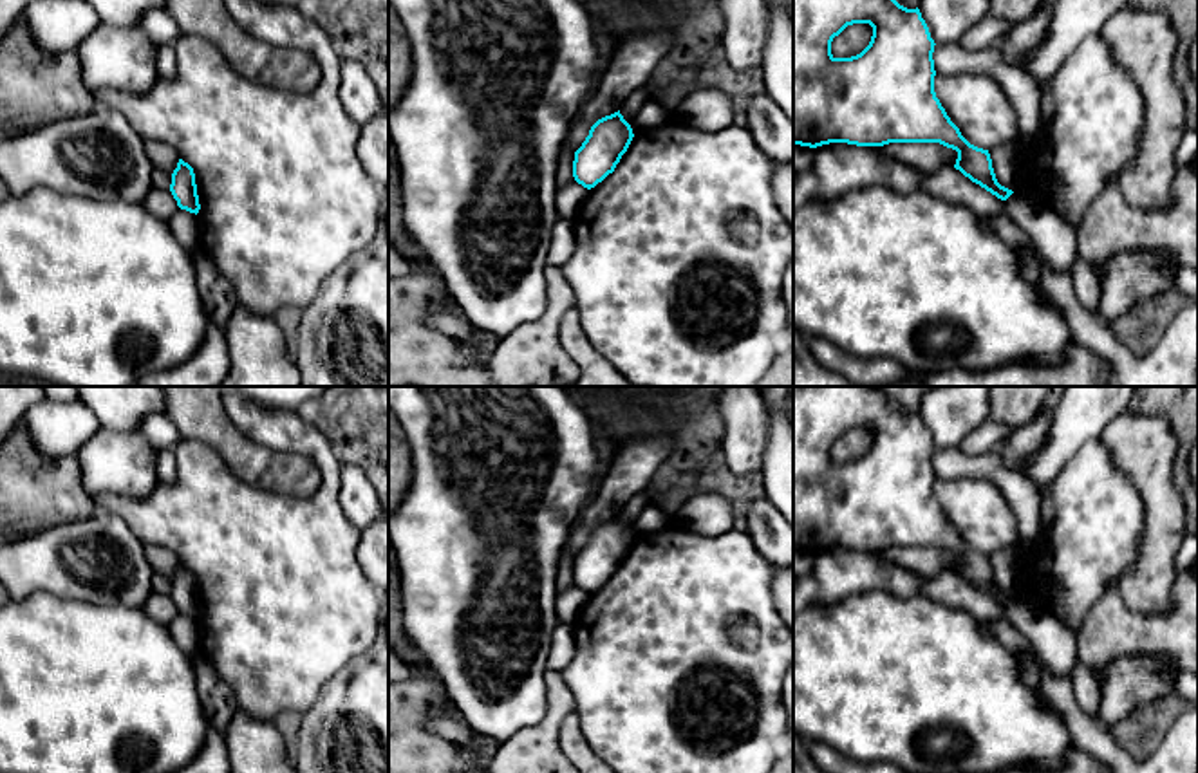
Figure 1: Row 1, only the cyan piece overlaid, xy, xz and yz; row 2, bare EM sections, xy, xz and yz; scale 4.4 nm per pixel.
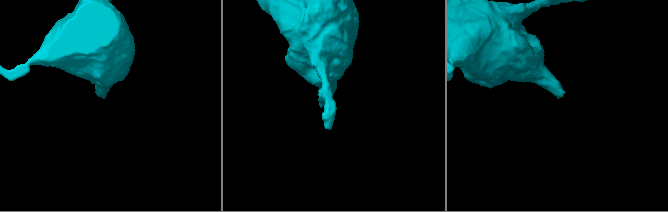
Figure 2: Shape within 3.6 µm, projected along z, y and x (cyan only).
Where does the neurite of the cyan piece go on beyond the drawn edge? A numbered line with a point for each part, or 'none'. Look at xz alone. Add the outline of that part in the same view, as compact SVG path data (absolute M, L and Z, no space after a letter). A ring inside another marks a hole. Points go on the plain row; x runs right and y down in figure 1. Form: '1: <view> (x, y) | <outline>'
none

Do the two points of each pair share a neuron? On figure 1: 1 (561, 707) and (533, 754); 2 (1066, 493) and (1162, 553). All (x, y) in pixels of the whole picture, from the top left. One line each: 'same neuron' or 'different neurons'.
1: same neuron
2: different neurons

